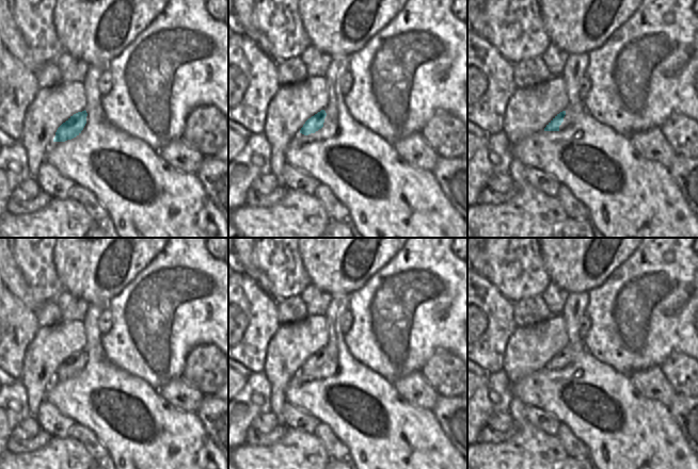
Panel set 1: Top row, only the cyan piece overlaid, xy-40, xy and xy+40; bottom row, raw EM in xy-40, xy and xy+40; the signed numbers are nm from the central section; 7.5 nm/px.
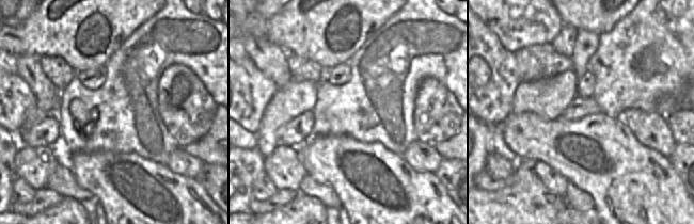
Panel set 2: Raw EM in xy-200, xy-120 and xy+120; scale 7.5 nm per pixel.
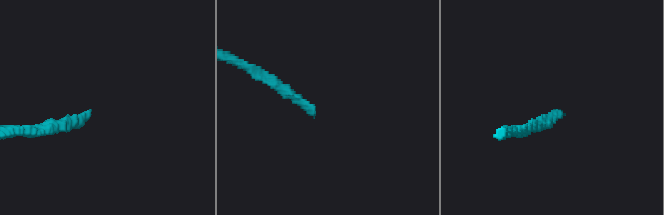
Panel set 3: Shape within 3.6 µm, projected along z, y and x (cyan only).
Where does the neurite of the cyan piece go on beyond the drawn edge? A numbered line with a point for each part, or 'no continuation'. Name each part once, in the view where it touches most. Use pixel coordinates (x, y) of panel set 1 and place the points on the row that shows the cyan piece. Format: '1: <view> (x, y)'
1: xy+40 (567, 122)

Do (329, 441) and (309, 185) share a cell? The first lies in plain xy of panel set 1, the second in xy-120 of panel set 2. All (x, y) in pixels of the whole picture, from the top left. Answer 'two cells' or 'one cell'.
one cell

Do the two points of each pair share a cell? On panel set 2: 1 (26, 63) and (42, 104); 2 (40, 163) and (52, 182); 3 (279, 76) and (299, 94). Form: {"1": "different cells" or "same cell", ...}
{"1": "same cell", "2": "different cells", "3": "different cells"}

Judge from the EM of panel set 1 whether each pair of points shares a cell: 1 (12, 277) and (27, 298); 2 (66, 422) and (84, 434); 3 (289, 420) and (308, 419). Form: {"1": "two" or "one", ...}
{"1": "one", "2": "two", "3": "one"}

